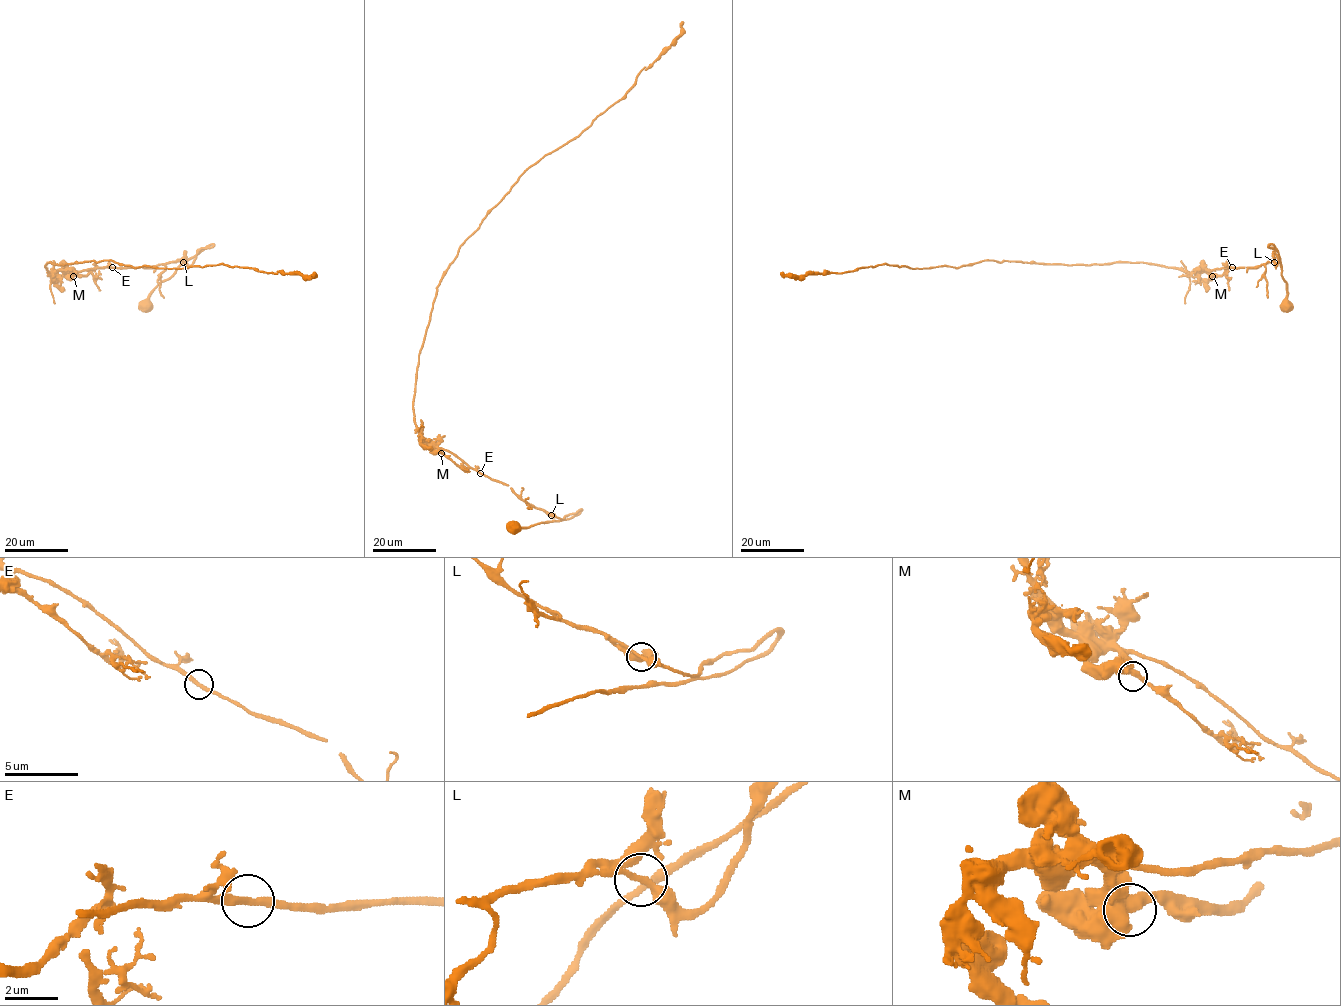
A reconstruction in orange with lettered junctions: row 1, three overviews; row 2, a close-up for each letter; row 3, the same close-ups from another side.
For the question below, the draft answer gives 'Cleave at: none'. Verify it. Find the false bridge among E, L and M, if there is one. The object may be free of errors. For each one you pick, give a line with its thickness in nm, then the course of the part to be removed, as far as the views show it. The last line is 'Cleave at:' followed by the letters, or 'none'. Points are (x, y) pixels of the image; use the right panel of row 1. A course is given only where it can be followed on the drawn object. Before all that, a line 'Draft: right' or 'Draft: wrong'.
Draft: right
Cleave at: none

